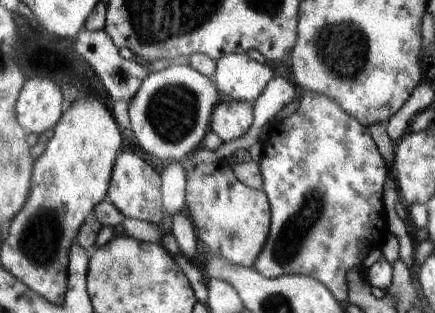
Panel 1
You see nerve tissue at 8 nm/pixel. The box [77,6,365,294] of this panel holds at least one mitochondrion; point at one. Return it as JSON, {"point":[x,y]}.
{"point":[171,109]}

